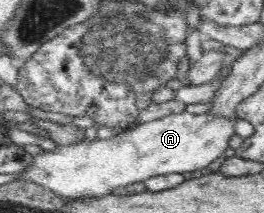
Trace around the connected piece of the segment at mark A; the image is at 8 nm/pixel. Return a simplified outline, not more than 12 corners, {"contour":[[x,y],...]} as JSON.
{"contour":[[183,113],[34,155],[17,175],[101,197],[201,170],[237,118]]}

